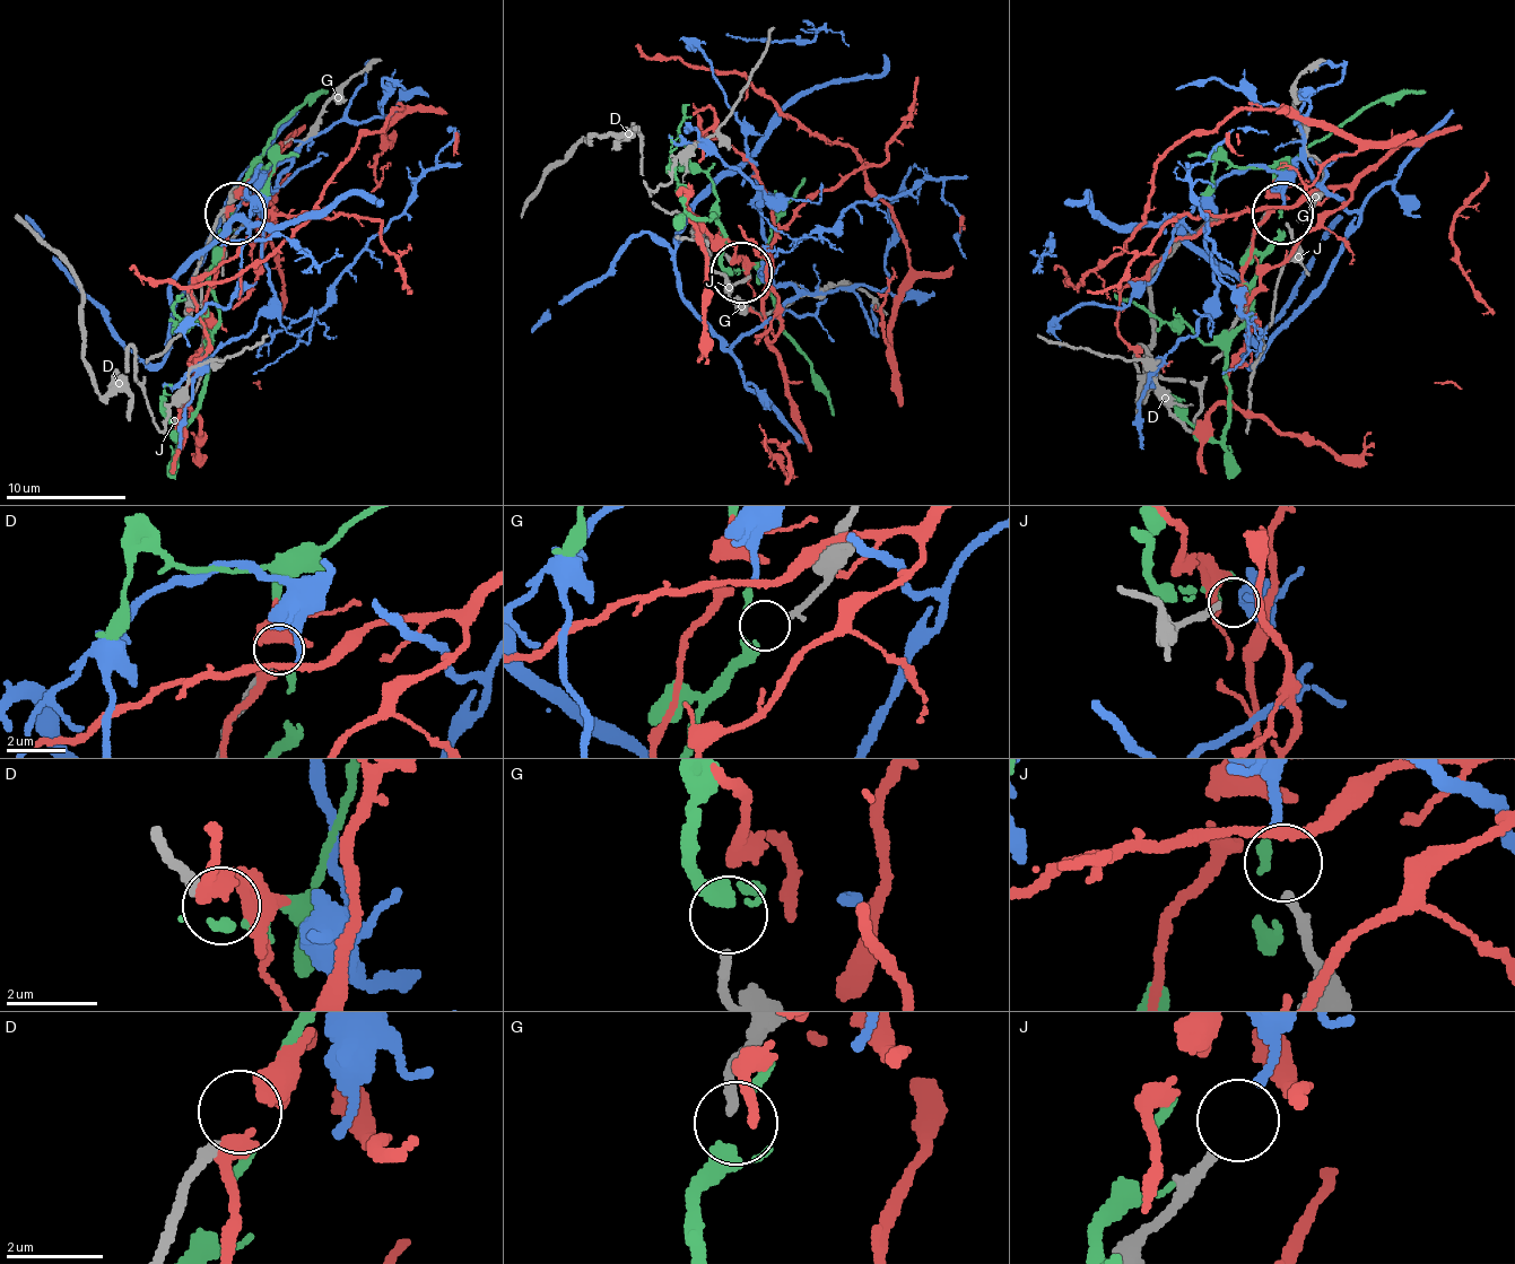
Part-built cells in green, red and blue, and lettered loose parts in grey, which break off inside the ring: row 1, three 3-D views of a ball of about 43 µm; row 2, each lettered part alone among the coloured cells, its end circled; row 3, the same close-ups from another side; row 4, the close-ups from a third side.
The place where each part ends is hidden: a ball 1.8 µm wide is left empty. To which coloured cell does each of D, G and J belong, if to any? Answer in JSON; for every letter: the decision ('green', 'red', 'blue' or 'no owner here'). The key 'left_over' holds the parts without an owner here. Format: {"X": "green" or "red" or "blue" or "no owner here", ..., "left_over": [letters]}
{"D": "no owner here", "G": "green", "J": "blue", "left_over": ["D"]}

